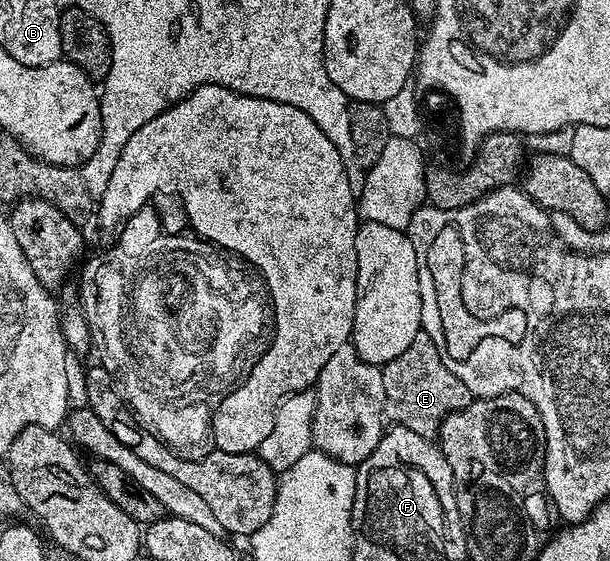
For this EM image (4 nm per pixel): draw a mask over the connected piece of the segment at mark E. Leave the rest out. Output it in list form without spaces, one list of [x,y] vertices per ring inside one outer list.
[[[419,332],[417,339],[397,355],[390,363],[382,366],[385,385],[384,411],[386,420],[405,427],[409,431],[417,431],[417,435],[428,439],[439,432],[441,423],[449,414],[469,407],[473,400],[469,387],[441,363],[441,355],[425,332]]]

